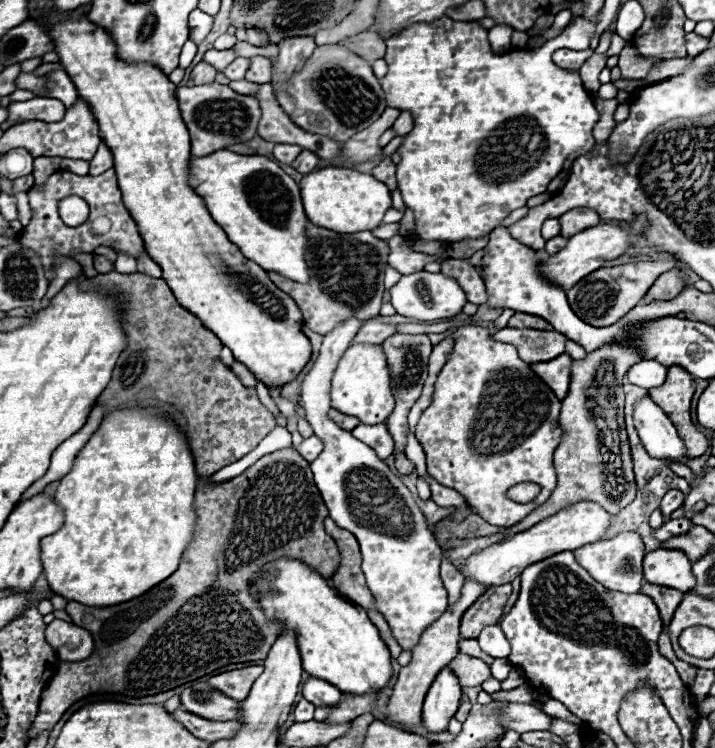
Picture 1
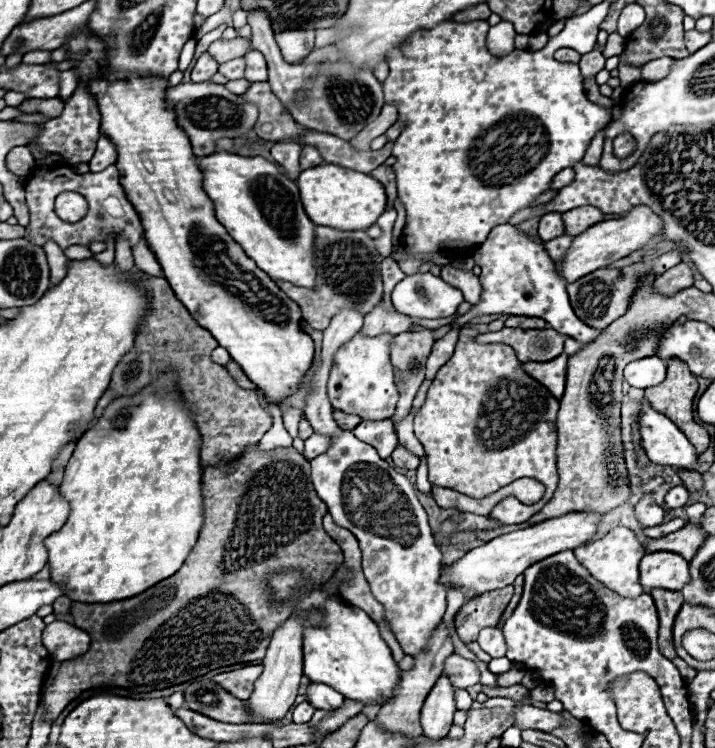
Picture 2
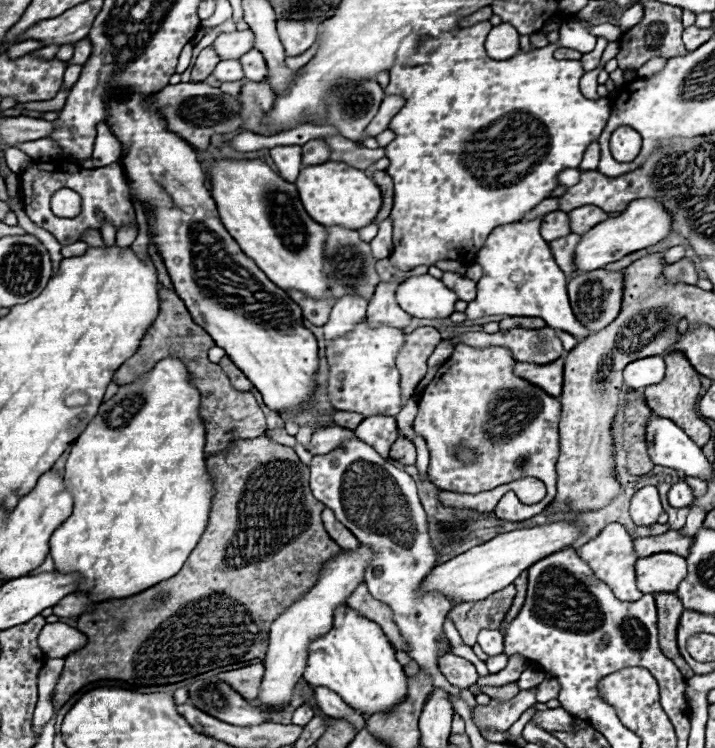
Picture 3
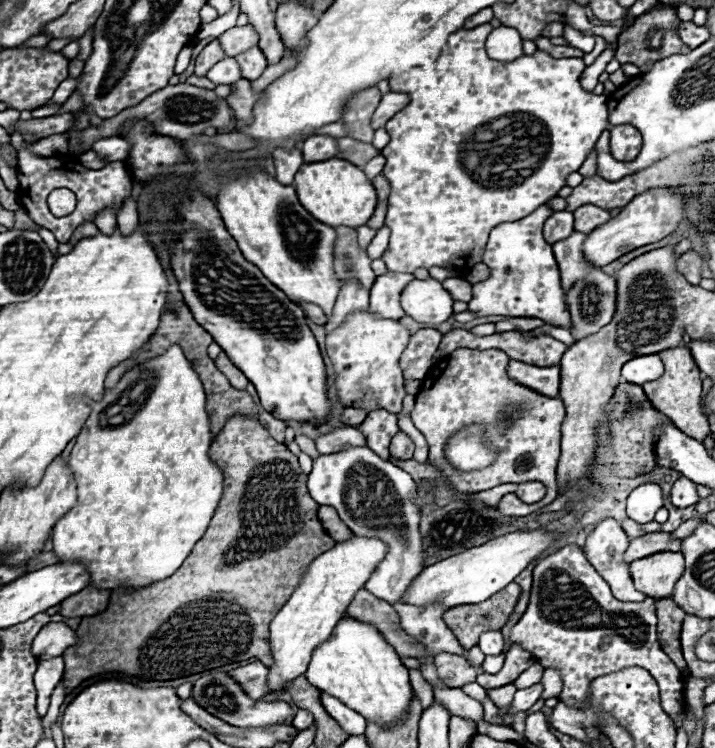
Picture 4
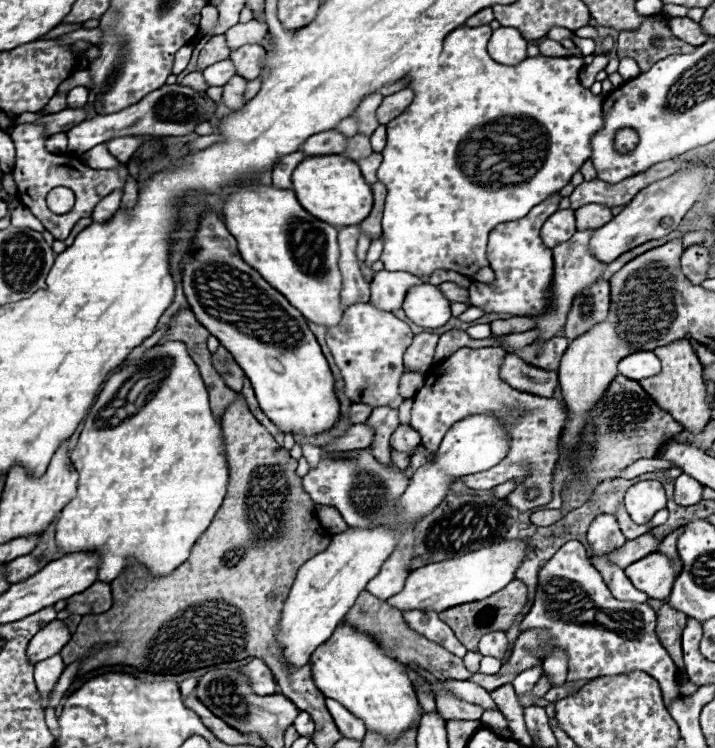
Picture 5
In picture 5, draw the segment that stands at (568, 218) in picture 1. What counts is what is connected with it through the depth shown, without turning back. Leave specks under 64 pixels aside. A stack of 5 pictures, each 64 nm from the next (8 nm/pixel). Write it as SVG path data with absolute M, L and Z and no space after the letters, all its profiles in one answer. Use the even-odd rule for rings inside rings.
M586 204L582 208L576 210L576 228L600 228L604 226L606 222L610 222L614 216L610 212L608 206L604 204Z

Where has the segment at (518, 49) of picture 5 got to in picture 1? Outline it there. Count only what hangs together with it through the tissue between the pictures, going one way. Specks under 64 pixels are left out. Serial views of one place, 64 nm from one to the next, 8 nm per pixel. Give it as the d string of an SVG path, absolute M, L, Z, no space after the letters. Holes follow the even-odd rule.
M506 24L492 26L492 28L490 28L490 32L488 32L490 48L492 48L496 54L510 52L510 50L512 50L512 44L510 44L512 32L514 32L514 28L512 28L512 26L506 26Z

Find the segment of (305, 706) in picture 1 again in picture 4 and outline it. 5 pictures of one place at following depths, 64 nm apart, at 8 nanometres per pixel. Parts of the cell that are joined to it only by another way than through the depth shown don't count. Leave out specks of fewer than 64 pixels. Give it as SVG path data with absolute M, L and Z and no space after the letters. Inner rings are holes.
M298 710L294 720L292 720L292 726L296 726L298 730L304 730L304 728L310 728L314 724L314 718L308 710Z

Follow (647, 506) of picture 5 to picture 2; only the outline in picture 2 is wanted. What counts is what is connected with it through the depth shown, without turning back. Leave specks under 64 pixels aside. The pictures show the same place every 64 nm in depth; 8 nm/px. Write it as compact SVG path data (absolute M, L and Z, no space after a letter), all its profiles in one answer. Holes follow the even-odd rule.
M644 494L642 500L634 506L634 514L642 526L656 526L664 518L664 510L654 502L652 494Z

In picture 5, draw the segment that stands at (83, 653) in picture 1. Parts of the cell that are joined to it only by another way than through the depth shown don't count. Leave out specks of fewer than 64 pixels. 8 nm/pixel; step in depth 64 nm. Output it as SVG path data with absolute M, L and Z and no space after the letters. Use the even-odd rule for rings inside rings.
M52 620L46 628L42 628L28 644L28 660L32 664L38 664L40 660L46 660L48 656L58 654L70 640L70 632L66 626L62 626L58 620Z

